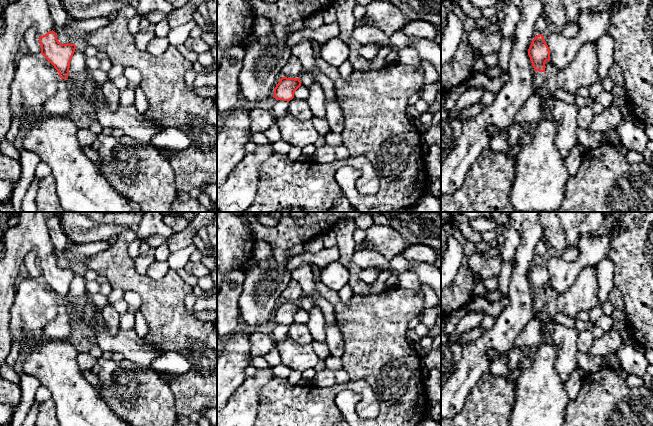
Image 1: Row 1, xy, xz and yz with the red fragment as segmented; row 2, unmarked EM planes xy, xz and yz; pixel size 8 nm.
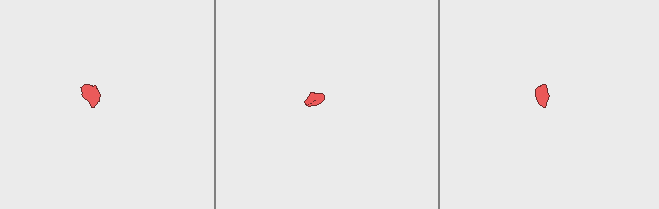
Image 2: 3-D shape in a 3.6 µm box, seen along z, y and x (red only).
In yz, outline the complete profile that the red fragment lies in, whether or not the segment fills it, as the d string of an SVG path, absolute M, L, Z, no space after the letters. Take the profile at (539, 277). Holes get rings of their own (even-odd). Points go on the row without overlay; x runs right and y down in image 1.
M542 258L535 260L535 262L532 264L528 273L528 279L534 292L534 316L541 318L544 315L547 306L545 287L550 285L550 274Z

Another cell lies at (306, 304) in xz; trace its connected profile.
M306 297L301 298L300 305L301 305L301 309L306 311L307 313L310 313L310 311L314 307L314 304L313 304L312 300L310 300Z

